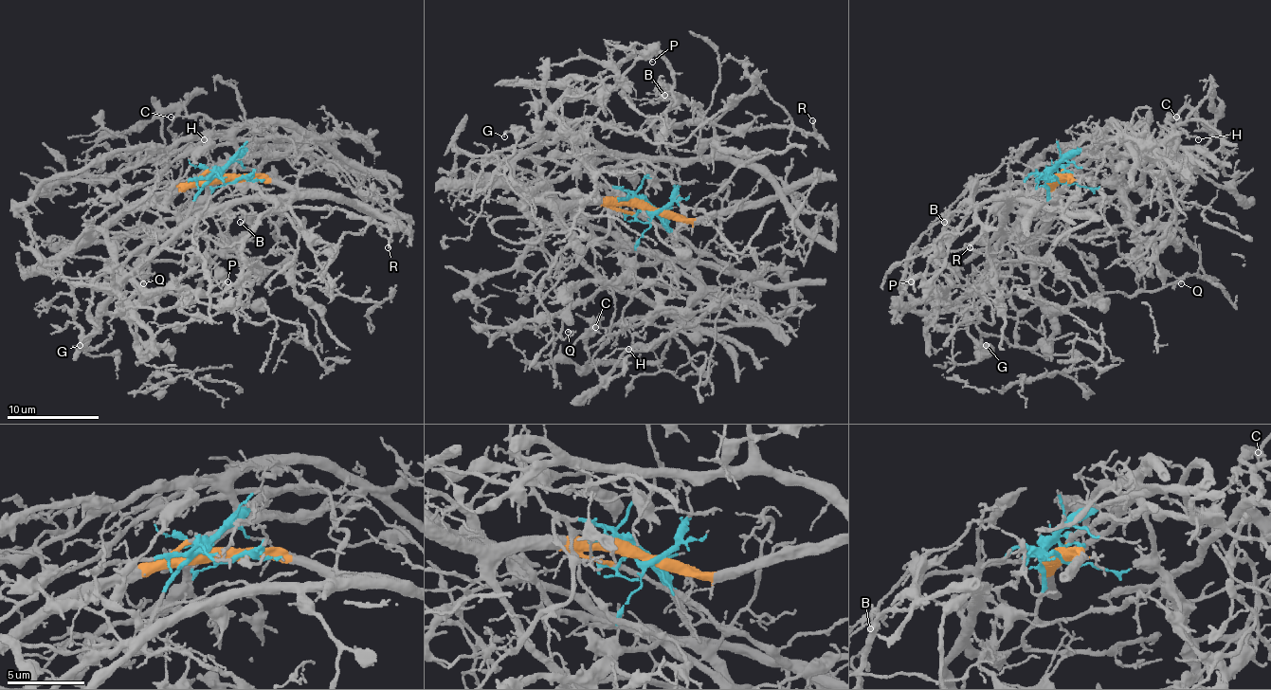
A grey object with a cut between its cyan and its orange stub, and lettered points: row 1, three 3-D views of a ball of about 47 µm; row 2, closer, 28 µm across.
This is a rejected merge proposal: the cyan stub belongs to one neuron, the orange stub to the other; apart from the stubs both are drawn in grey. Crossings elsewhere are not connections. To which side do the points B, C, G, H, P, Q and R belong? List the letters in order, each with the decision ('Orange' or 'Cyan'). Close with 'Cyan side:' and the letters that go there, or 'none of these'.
B: Cyan
C: Cyan
G: Orange
H: Cyan
P: Cyan
Q: Orange
R: Cyan
Cyan side: B, C, H, P, R

